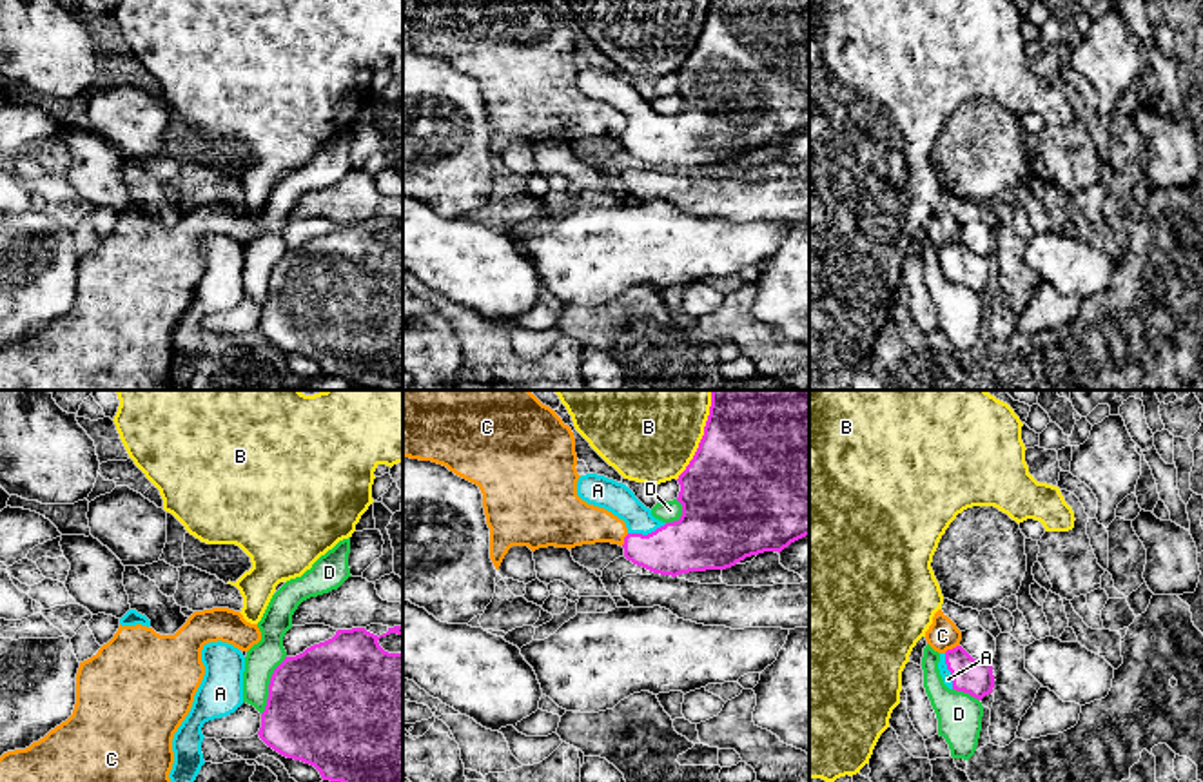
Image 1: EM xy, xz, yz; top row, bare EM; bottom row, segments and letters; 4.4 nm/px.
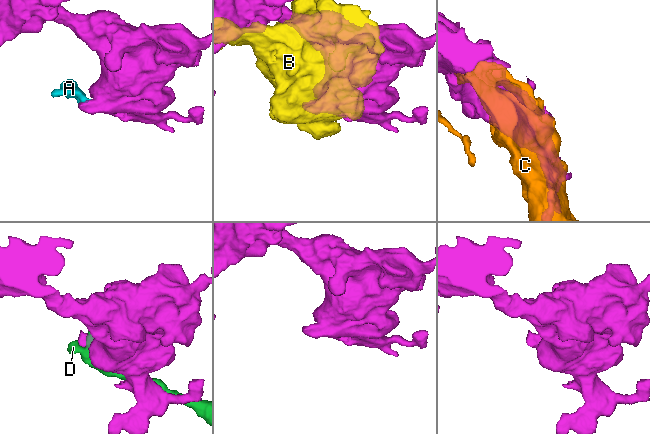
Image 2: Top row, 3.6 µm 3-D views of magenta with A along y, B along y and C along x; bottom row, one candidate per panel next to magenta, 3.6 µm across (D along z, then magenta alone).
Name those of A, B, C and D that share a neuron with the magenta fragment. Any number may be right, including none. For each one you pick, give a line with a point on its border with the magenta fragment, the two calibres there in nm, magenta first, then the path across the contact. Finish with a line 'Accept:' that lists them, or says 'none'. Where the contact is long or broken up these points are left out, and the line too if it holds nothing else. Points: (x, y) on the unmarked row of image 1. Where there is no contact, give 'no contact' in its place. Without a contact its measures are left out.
A: contact xz (648, 127); calibres 280 and 140 nm; way xz (704, 131), (648, 127), (608, 87)
Accept: A

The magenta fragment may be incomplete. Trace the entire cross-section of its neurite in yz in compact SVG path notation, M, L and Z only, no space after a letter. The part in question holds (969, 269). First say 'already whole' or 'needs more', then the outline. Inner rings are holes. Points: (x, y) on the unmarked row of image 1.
needs more; M962 239L940 247L938 263L949 283L969 287L978 294L993 287L993 256L973 252Z

